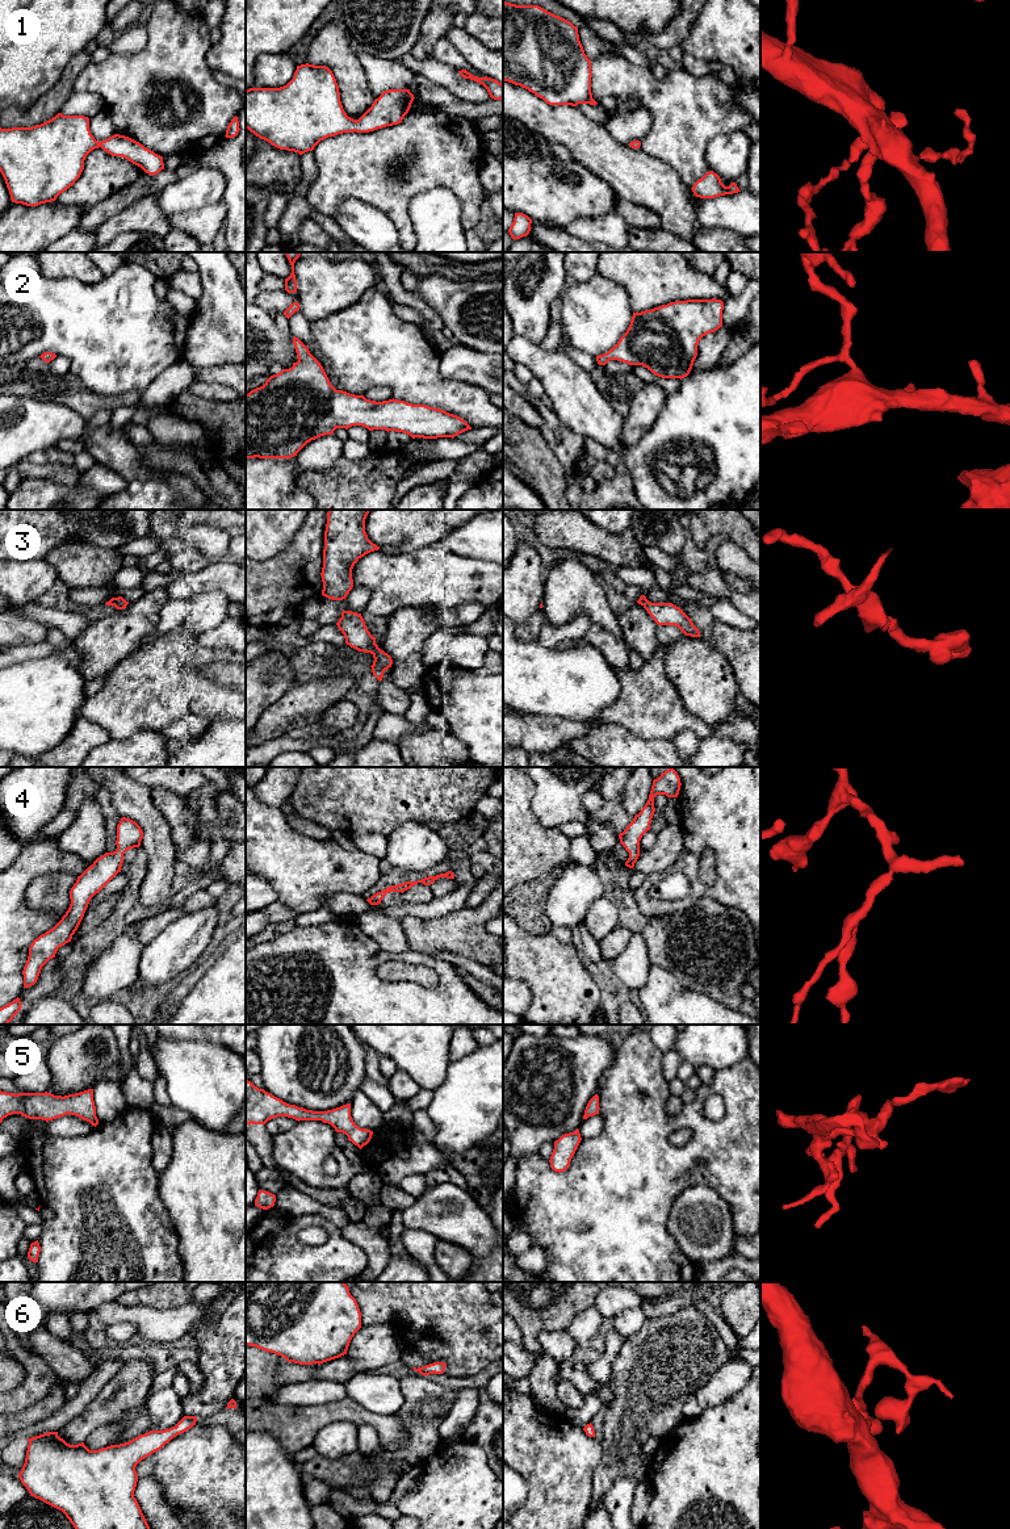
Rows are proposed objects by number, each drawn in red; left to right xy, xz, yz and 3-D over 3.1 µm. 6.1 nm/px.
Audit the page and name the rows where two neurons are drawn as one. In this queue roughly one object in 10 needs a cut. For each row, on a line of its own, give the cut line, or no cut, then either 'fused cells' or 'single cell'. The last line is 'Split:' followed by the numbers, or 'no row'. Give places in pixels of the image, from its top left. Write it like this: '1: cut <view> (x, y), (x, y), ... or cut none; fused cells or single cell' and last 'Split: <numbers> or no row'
1: cut none; single cell
2: cut none; single cell
3: cut none; single cell
4: cut none; single cell
5: cut none; single cell
6: cut none; single cell
Split: no row

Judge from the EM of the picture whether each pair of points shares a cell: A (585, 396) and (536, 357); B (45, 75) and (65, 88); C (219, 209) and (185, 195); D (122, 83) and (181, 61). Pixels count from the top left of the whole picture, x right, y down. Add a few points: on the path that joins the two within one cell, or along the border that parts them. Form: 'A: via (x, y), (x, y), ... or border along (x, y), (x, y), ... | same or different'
A: via (573, 389), (548, 367) | same
B: border along (72, 55), (59, 79), (33, 103) | different
C: border along (222, 199), (179, 213) | different
D: via (137, 83), (150, 70), (167, 70) | same

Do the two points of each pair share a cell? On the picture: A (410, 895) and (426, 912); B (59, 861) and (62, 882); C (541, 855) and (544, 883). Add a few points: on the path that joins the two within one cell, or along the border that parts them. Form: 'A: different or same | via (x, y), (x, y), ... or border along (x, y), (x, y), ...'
A: different | border along (434, 897), (423, 903), (406, 904)
B: different | border along (76, 875), (43, 874), (38, 875), (32, 883)
C: different | border along (560, 867), (545, 871), (516, 886)

